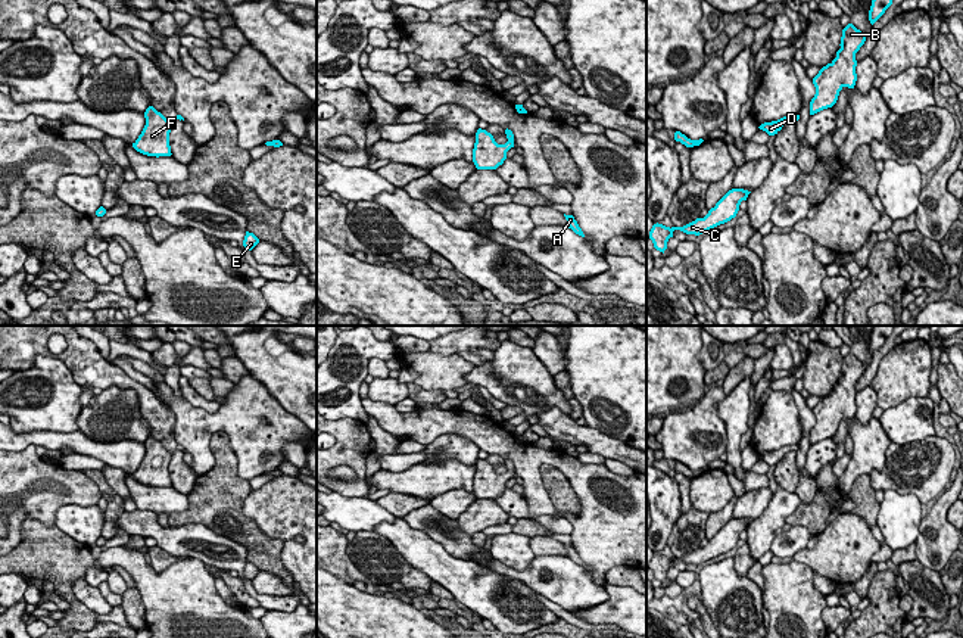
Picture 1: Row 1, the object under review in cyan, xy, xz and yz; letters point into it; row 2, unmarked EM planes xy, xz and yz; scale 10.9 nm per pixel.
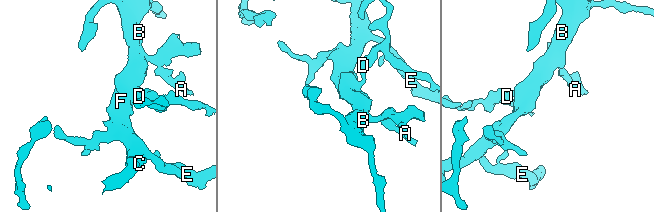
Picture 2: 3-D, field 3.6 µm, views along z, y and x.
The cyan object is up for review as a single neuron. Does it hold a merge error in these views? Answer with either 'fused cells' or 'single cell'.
single cell

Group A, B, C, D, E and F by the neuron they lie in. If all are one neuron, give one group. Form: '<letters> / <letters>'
A B C D E F

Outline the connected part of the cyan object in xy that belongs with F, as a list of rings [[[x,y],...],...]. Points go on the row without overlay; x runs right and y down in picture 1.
[[[153,436],[144,442],[146,455],[133,477],[147,486],[171,486],[169,463],[172,452]]]

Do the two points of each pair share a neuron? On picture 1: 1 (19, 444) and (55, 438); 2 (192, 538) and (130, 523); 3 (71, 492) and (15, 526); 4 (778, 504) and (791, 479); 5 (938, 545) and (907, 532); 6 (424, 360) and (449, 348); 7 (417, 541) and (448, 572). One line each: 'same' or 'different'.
1: same
2: same
3: same
4: different
5: different
6: different
7: same

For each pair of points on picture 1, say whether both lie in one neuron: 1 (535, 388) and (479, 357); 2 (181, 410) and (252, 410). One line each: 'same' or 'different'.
1: different
2: same

